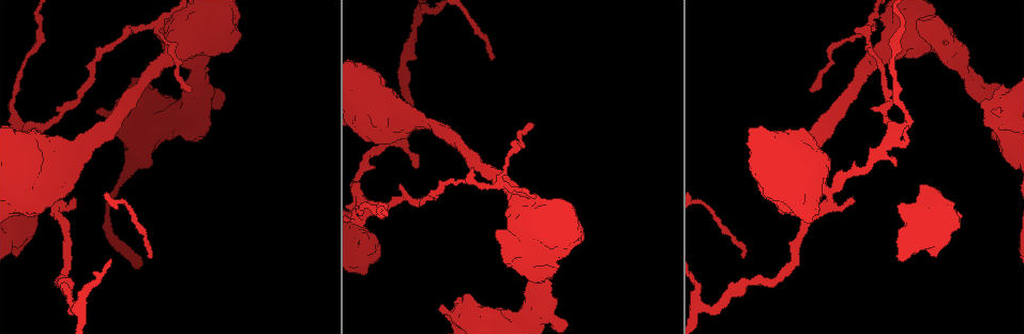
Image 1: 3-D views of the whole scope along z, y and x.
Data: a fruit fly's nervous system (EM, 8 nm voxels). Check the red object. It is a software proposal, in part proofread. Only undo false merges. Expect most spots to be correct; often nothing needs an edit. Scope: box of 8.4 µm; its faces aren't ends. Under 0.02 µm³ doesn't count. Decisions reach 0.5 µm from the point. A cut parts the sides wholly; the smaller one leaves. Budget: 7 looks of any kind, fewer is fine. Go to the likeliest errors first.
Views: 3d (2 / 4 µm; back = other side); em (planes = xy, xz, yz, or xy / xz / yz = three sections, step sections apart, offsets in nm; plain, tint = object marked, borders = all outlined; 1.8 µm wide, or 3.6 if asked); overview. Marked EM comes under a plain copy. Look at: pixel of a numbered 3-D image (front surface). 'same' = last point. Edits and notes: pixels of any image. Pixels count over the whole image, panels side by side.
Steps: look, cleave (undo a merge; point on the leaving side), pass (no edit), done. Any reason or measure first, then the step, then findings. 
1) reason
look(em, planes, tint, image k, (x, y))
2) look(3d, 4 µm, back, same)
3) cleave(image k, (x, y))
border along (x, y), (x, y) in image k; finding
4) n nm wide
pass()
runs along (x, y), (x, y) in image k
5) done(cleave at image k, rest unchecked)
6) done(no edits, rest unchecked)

thick turns thin
look(em, 3.6 µm, planes, tint, image 1, (533, 243))

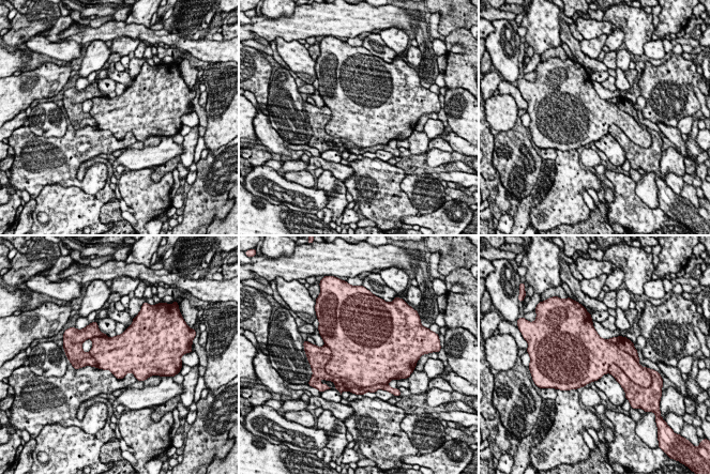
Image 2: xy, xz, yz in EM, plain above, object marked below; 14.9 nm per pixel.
cleave(image 2, (342, 384))
border along (333, 376), (358, 386), (382, 384) in image 2; two cells meet here

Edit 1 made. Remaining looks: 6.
look(overview)

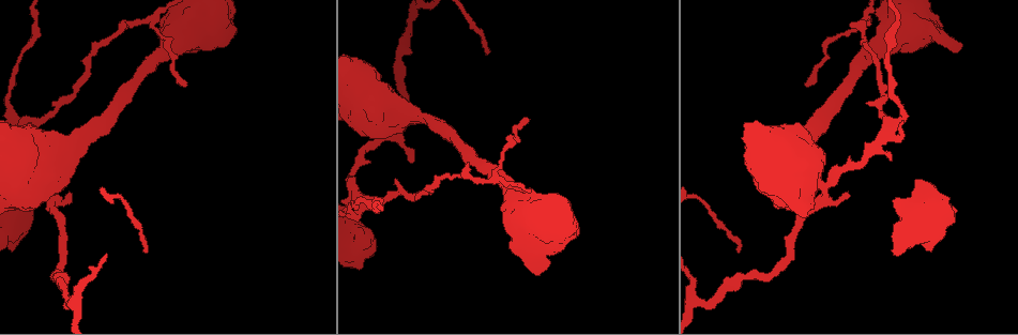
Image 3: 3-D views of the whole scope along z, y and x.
sharp bend
look(em, 3.6 µm, yz, step 4, tint, image 3, (818, 183))

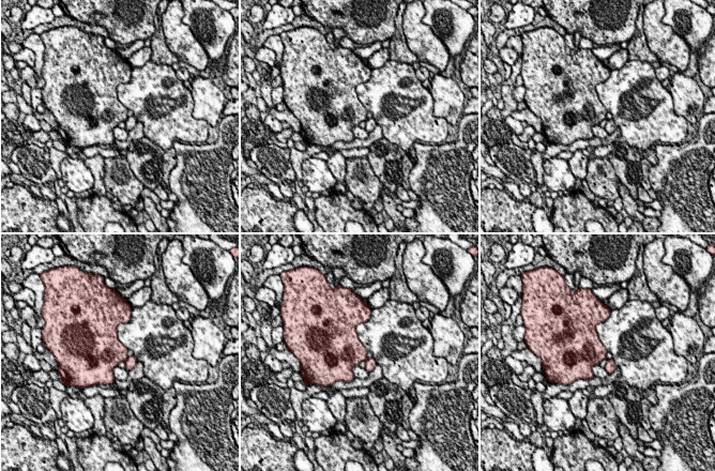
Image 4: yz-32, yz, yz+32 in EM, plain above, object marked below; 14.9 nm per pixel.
cleave(image 4, (131, 362))
border along (128, 356), (124, 361) in image 4; two cells meet here

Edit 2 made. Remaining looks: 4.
done(cleave at image 2, cleave at image 4, rest unchecked)

